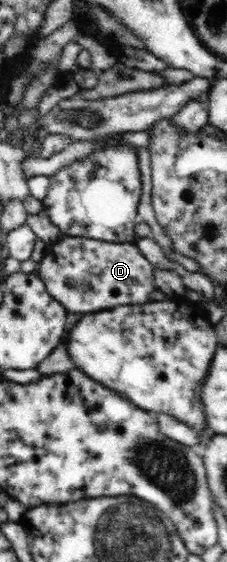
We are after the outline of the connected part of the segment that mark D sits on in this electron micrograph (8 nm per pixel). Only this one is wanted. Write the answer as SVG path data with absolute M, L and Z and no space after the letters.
M62 235L59 242L45 247L44 257L37 262L37 276L41 277L49 294L59 301L67 312L84 314L112 309L119 305L136 305L151 301L149 294L155 291L154 274L156 269L141 251L137 244L105 242L79 236Z

